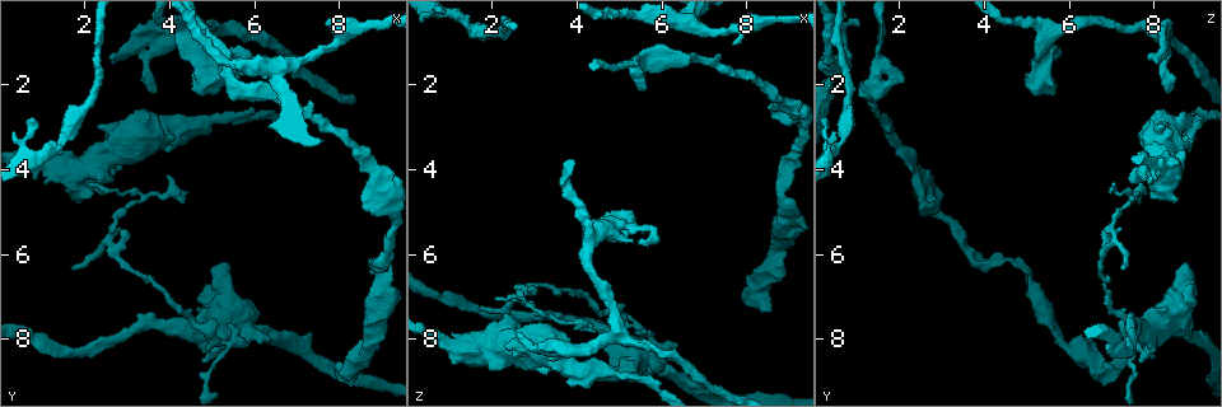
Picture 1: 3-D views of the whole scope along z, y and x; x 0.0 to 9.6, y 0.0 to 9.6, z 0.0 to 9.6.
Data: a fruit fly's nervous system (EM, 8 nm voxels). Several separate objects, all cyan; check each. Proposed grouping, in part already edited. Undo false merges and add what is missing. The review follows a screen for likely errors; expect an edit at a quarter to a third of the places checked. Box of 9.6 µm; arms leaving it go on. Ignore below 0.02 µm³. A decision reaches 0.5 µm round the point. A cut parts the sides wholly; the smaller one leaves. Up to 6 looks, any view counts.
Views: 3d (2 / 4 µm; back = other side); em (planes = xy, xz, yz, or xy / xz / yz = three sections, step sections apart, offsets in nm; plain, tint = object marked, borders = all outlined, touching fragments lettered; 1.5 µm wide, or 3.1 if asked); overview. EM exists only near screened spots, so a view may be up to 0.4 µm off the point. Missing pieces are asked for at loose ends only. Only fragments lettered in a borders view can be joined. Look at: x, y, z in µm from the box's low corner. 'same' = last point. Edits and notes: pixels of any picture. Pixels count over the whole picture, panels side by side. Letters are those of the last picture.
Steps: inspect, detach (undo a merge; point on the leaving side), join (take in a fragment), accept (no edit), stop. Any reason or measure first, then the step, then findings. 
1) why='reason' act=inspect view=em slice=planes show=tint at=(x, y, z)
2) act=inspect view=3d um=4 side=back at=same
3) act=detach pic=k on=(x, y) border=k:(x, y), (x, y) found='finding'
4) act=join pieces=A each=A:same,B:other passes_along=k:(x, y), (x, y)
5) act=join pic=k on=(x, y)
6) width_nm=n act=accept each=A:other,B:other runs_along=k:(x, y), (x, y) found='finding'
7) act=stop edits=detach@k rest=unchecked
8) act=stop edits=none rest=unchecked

why='tapers out' act=inspect view=em slice=planes show=plain at=(1.70, 6.30, 7.25)

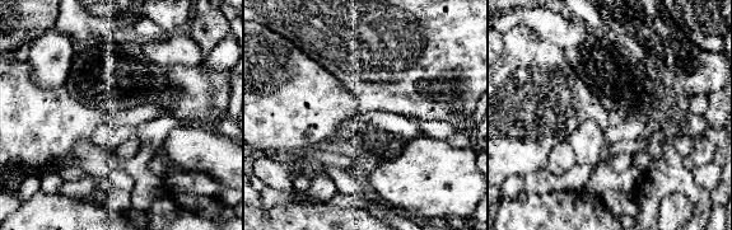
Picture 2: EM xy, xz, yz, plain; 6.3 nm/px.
act=inspect view=em slice=planes show=tint at=same

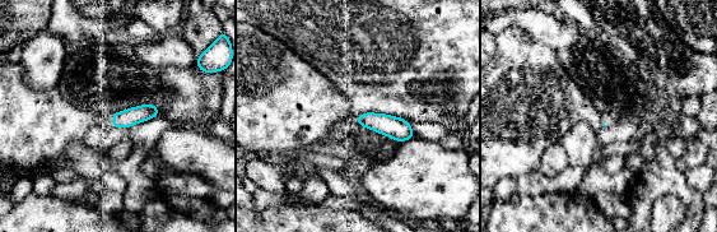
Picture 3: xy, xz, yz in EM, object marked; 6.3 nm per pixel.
act=inspect view=em slice=planes show=borders at=same

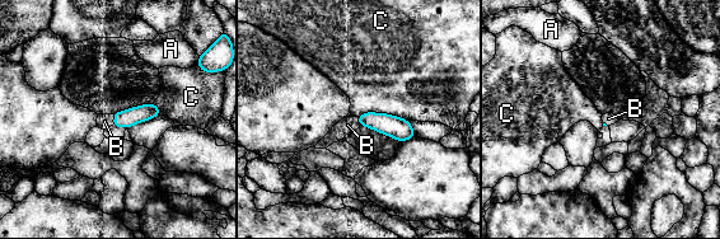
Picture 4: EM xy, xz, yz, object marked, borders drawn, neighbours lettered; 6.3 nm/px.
longest_contact=C:280nm act=join pieces=B each=A:other,B:same,C:other found='it goes on there'

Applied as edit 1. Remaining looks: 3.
act=inspect view=3d um=4 at=(3.55, 1.40, 8.30)

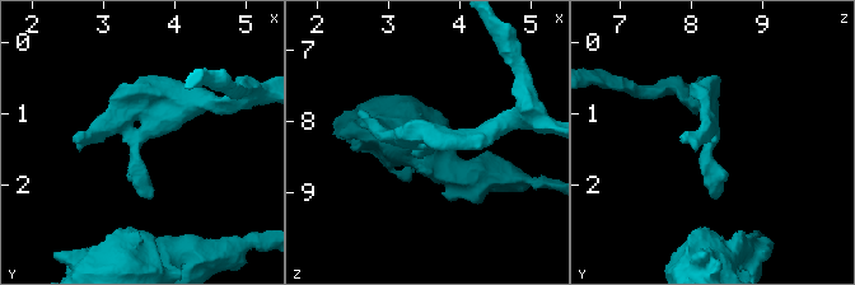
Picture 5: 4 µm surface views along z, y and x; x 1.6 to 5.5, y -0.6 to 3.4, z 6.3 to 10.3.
why='need the tissue' act=inspect view=em slice=planes show=borders at=(3.45, 1.50, 8.25)

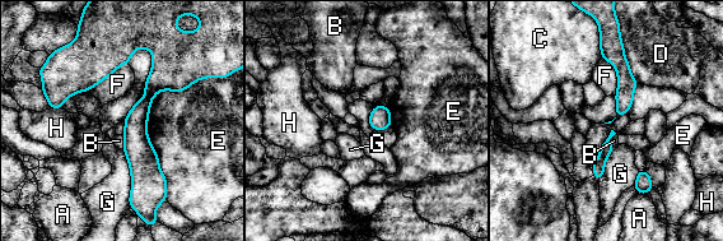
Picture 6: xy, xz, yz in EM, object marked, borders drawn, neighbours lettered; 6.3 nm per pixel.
act=accept each=A:other,B:other,C:other,D:other,E:other,F:other,G:other,H:other found='all the same neuron'

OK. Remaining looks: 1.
why='arms part here' act=inspect view=em slice=planes show=borders at=(4.95, 0.65, 7.80)

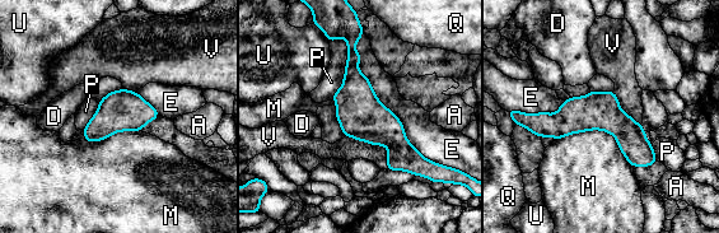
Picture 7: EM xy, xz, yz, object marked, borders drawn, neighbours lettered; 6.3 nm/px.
width_nm=240 act=accept each=A:other,D:other,E:other,M:other,P:other,Q:other,U:other,V:other border=7:(555, 139), (605, 130), (633, 167) found='all the same neuron'

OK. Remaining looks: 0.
act=stop edits=join@4 rest=unchecked

